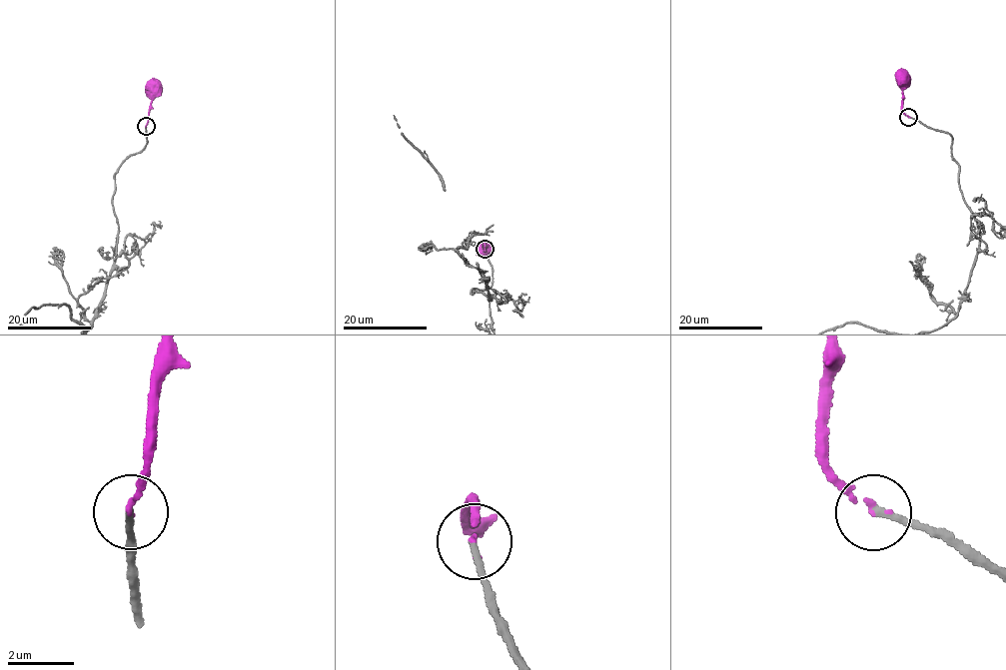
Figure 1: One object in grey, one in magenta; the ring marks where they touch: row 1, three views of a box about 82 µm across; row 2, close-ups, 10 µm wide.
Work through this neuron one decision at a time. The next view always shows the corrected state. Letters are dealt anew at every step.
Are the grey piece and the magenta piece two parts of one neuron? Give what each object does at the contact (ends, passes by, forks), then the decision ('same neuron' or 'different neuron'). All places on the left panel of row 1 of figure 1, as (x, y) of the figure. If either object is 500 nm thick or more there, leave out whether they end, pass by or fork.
grey ends; magenta ends; same neuron

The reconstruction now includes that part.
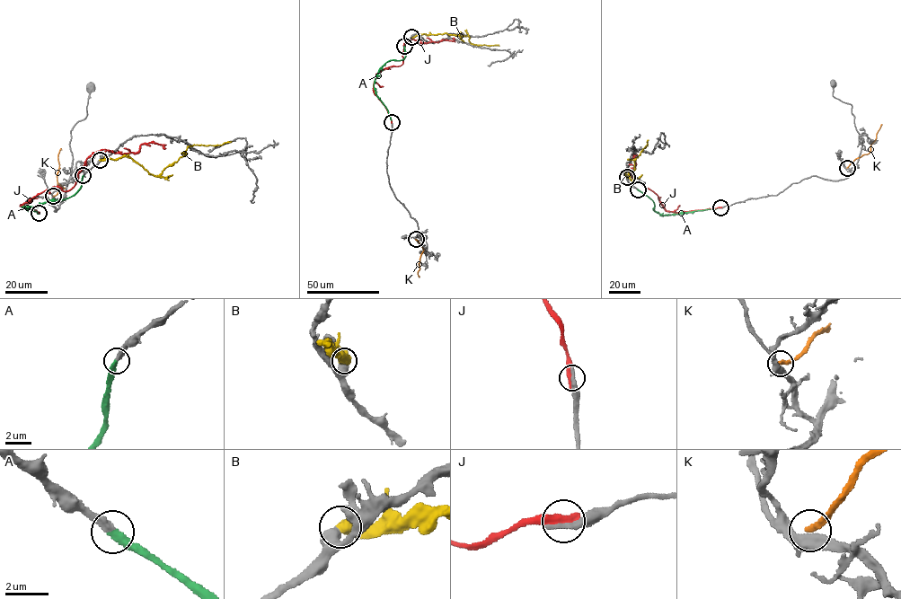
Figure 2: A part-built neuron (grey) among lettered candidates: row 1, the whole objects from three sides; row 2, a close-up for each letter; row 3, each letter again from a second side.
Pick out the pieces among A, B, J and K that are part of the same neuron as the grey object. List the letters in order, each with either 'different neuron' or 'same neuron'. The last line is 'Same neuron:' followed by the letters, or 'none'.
A: same neuron
B: different neuron
J: different neuron
K: different neuron
Same neuron: A

